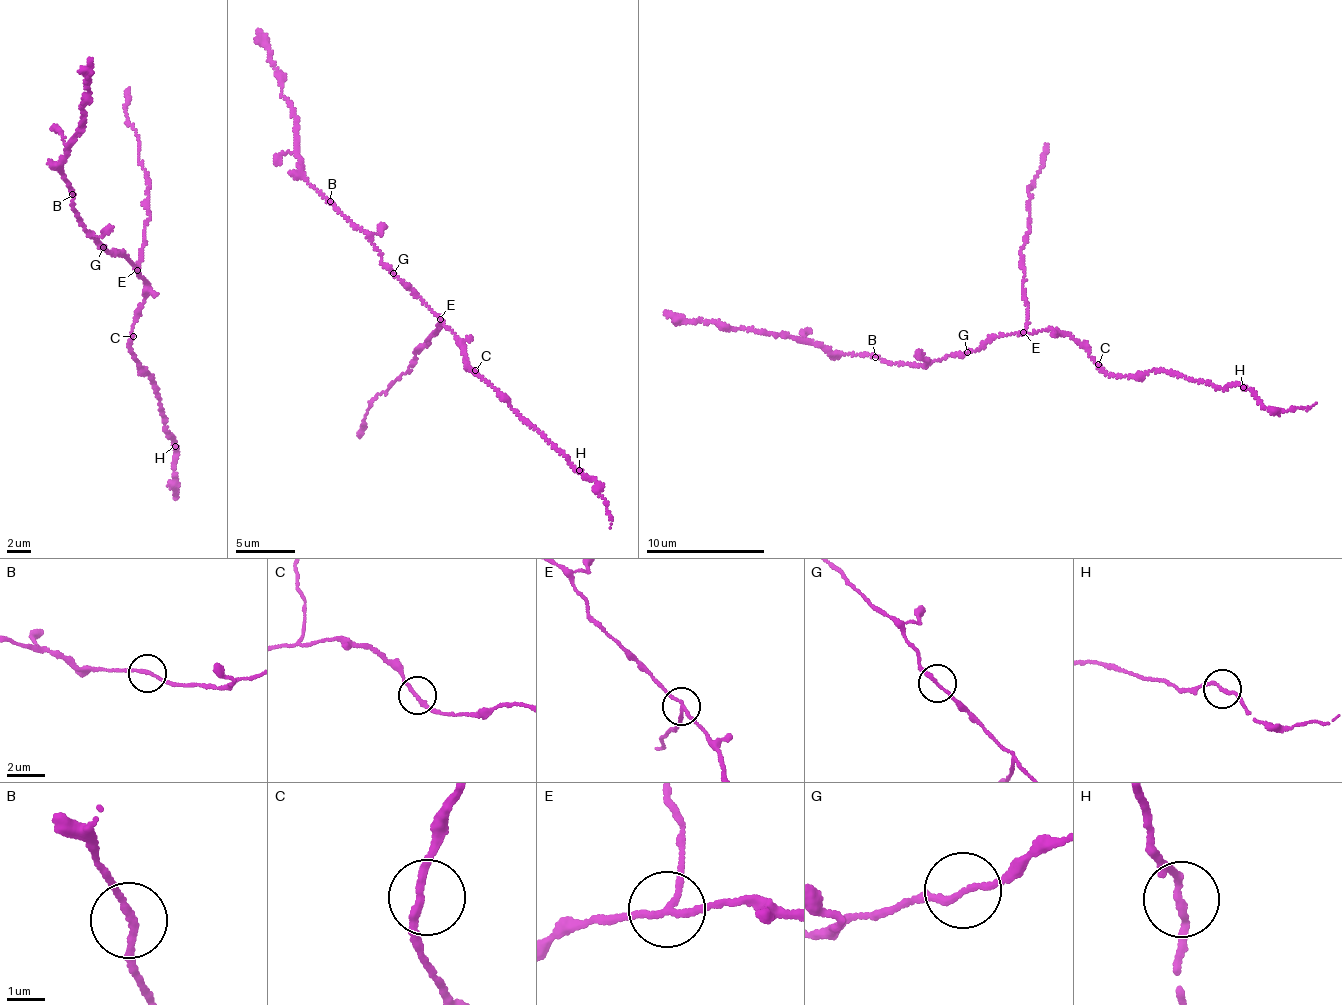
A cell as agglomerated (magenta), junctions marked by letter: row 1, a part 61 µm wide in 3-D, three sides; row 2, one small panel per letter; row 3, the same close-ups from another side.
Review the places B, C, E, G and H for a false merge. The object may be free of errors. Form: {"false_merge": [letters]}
{"false_merge": ["E"]}

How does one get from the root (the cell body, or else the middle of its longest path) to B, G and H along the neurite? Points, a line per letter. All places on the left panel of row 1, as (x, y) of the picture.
B: (125, 257), (119, 253), (107, 253), (96, 241), (98, 238), (85, 229), (73, 205), (72, 194)
G: (125, 257), (119, 253), (107, 253), (102, 248)
H: (125, 257), (145, 282), (146, 288), (128, 340), (131, 351), (151, 378), (163, 428), (175, 446)

